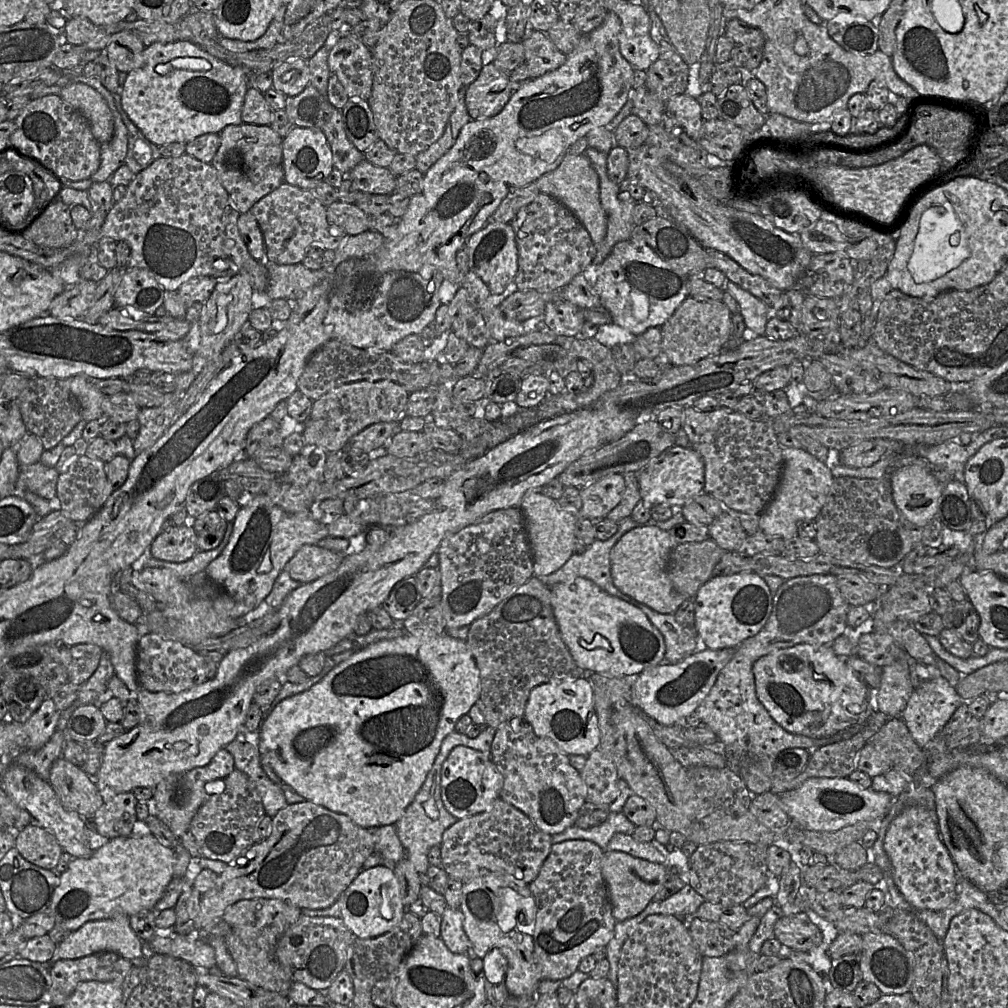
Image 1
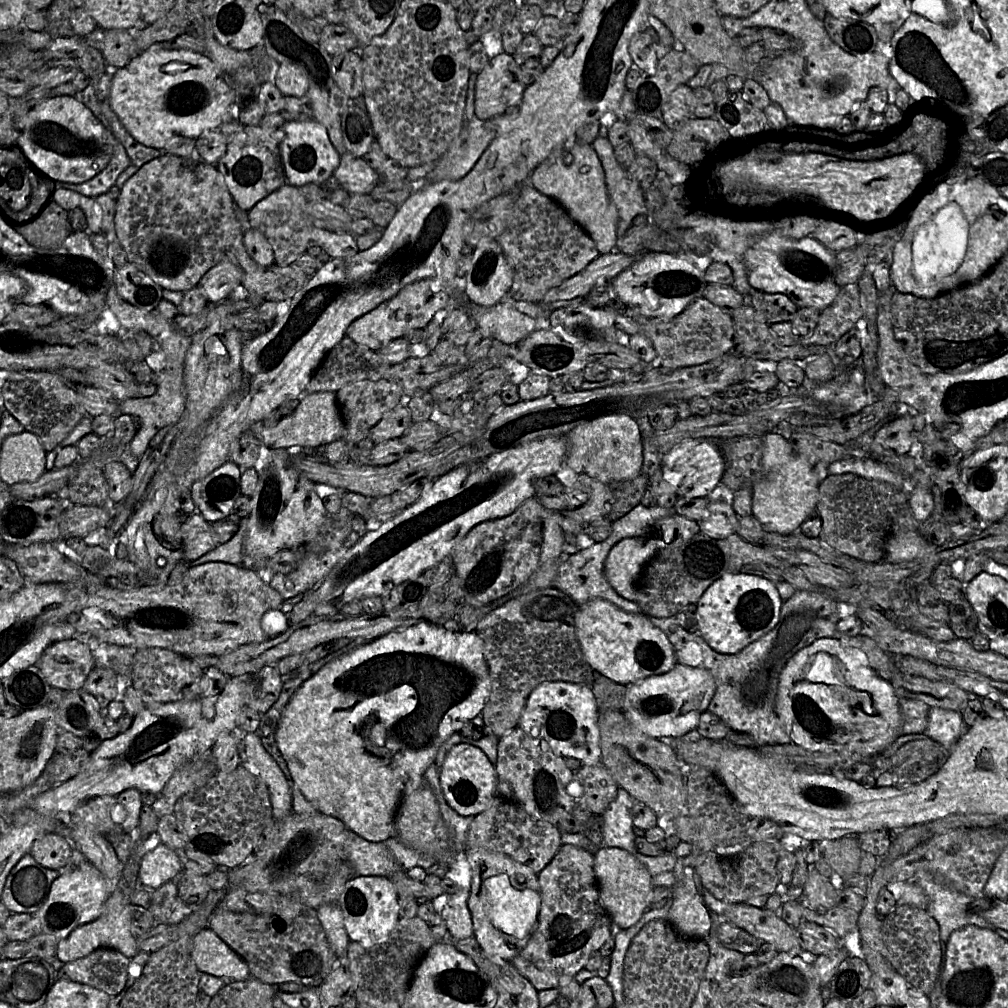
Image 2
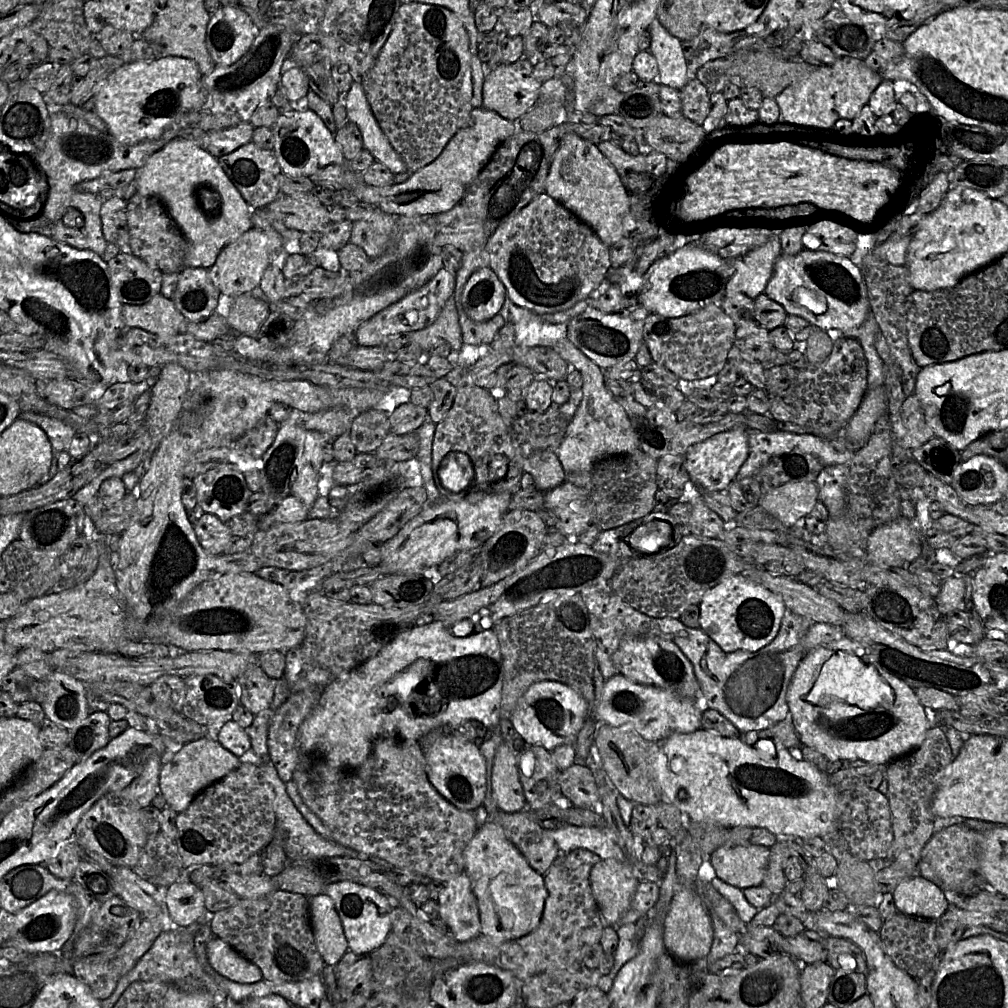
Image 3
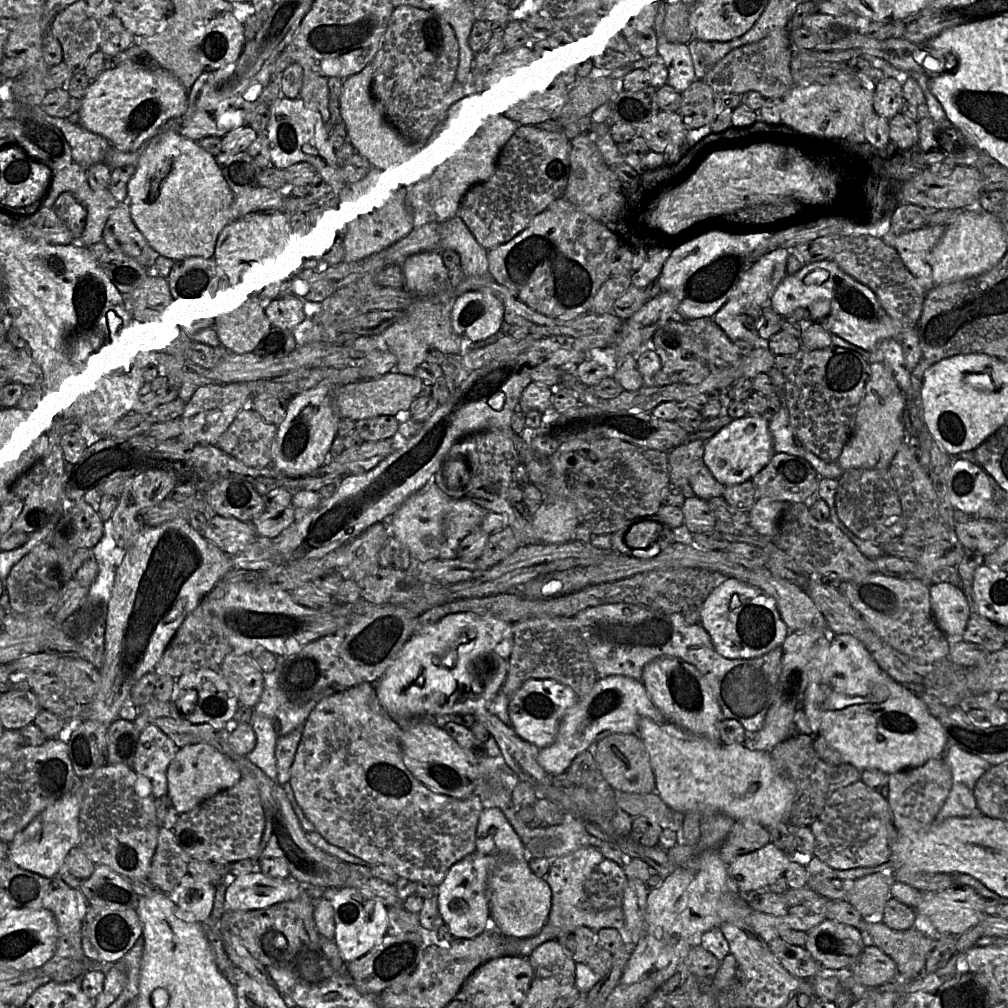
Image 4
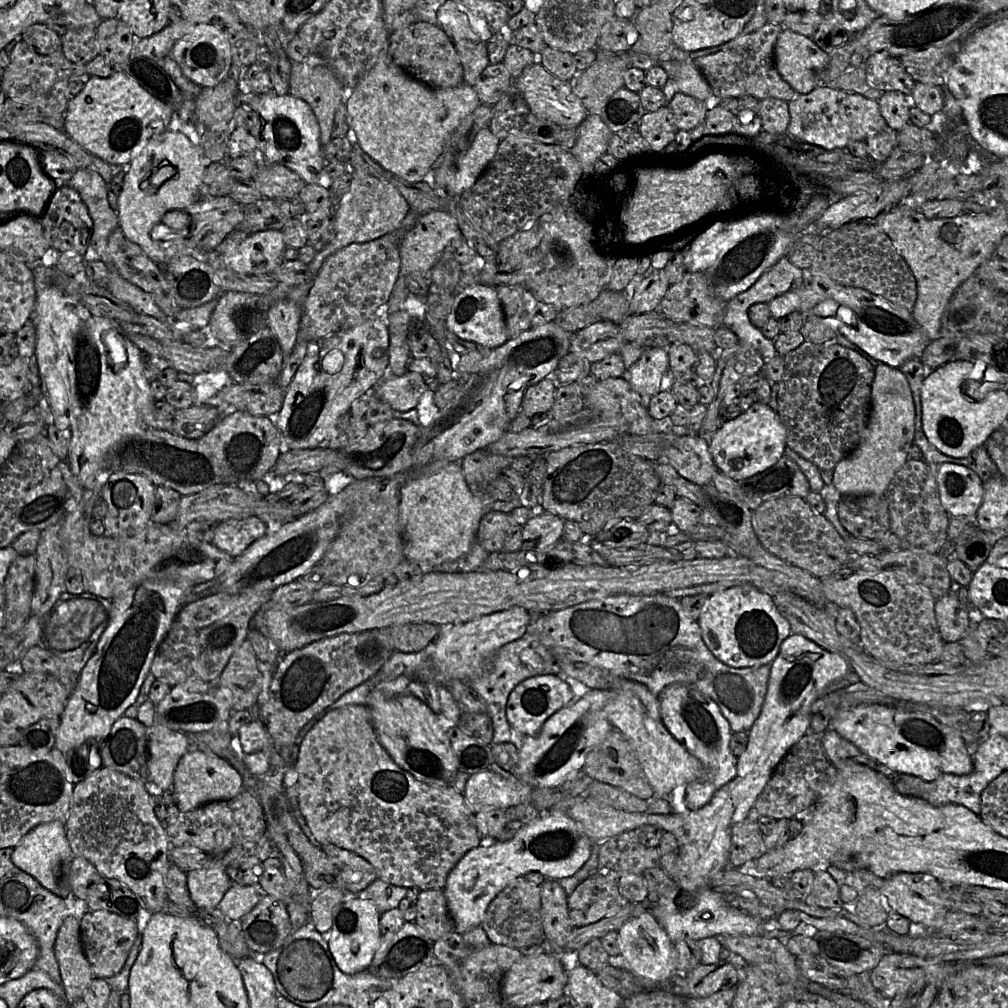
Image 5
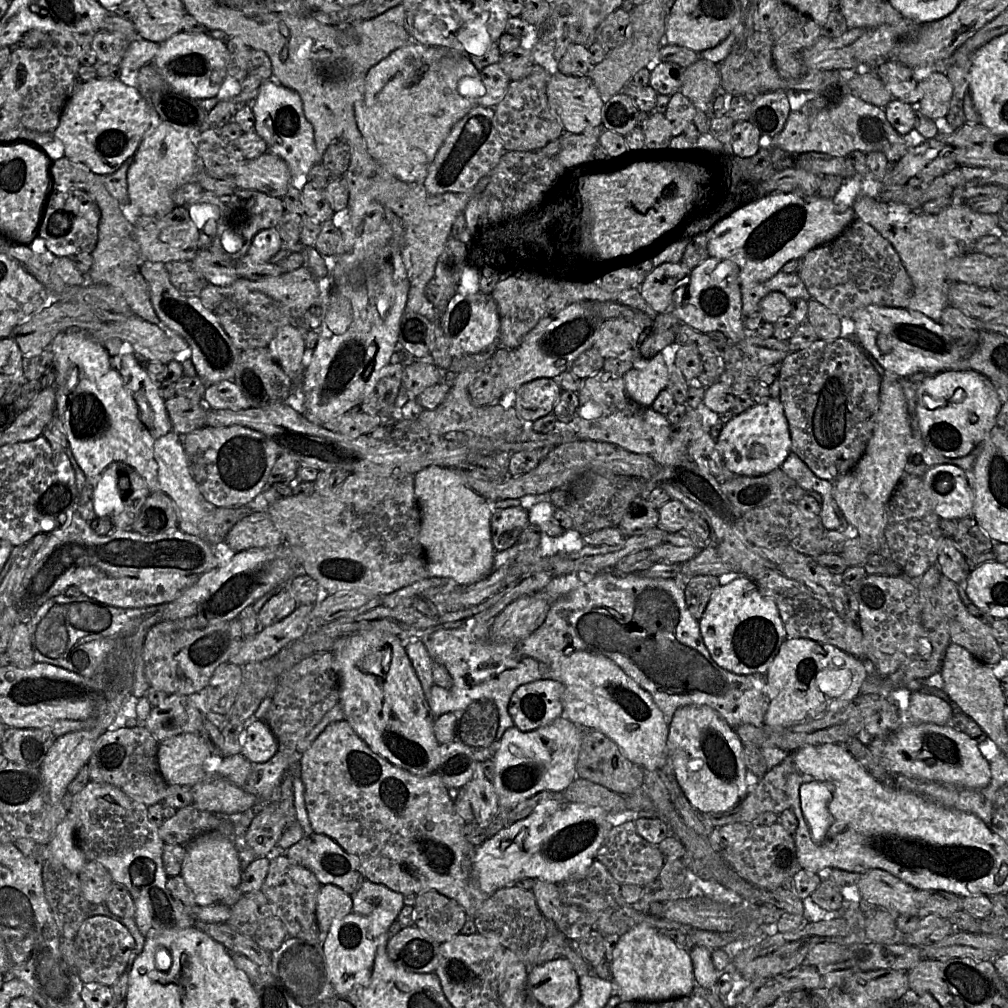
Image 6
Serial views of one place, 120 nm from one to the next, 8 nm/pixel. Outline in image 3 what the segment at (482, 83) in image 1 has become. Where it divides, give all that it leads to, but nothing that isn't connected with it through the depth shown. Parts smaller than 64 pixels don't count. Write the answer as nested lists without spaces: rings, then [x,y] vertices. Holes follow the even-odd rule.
[[[525,57],[516,62],[500,63],[492,69],[487,69],[483,83],[482,107],[492,110],[501,117],[518,121],[538,102],[542,83],[533,76],[533,64]]]

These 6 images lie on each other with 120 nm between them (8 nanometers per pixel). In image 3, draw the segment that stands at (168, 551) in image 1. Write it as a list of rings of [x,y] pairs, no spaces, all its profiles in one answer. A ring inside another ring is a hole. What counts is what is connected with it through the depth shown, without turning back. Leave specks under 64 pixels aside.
[[[202,514],[193,527],[199,543],[209,554],[224,553],[234,540],[226,523],[211,514]]]

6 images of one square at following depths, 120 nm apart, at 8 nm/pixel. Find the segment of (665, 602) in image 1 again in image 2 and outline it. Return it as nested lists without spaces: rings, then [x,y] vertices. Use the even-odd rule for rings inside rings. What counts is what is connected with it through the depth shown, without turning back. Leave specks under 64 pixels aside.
[[[646,530],[645,537],[625,538],[610,550],[604,572],[611,587],[623,598],[637,601],[637,582],[645,565],[657,553],[654,535]]]

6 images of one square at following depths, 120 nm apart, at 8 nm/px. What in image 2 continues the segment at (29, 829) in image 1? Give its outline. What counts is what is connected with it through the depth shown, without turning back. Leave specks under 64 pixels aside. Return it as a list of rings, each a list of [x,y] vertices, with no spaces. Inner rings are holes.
[[[46,833],[33,843],[29,854],[41,866],[58,870],[67,864],[72,851],[65,838],[55,833]]]

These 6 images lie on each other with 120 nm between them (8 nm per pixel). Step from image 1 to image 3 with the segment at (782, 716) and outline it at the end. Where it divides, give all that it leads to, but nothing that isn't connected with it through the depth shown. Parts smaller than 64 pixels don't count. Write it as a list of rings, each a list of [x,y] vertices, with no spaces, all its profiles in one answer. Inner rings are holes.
[[[848,637],[818,646],[805,653],[789,684],[786,701],[789,707],[789,717],[793,722],[801,744],[814,748],[831,760],[863,760],[880,766],[887,766],[893,760],[917,748],[922,743],[926,732],[931,728],[927,720],[925,707],[918,700],[915,689],[885,669],[868,653],[864,646]]]

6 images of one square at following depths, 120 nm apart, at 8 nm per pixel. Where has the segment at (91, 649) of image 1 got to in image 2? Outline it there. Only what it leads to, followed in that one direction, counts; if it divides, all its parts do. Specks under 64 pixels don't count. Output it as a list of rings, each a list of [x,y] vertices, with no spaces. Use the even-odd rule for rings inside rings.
[[[68,639],[48,646],[36,666],[50,687],[73,691],[83,687],[96,662],[87,644]]]

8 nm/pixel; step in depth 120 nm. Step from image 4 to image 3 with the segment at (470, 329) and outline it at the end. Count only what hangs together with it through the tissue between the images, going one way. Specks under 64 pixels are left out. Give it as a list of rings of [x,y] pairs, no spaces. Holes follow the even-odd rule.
[[[482,267],[467,279],[461,303],[473,321],[482,322],[500,312],[505,297],[505,286],[495,272],[490,267]]]

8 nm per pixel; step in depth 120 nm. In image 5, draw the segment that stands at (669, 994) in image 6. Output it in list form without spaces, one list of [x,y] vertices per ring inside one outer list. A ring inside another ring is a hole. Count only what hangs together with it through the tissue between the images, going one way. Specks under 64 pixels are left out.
[[[653,906],[648,911],[626,921],[617,934],[619,952],[624,959],[624,970],[638,980],[643,990],[664,983],[677,973],[674,944],[655,918]]]

